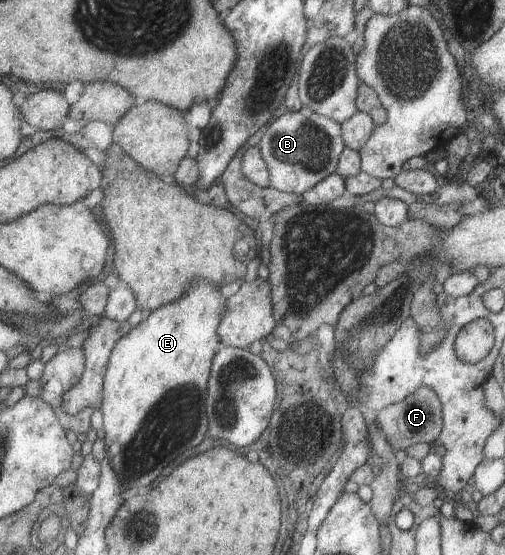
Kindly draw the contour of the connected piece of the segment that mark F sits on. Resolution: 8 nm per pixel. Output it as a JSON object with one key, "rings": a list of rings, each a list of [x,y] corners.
{"rings":[[[423,386],[400,402],[377,410],[374,422],[392,450],[405,450],[415,443],[433,443],[442,426],[442,407],[434,391]]]}

